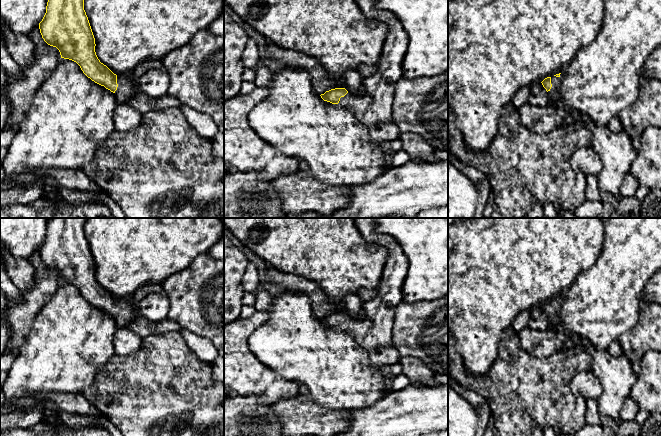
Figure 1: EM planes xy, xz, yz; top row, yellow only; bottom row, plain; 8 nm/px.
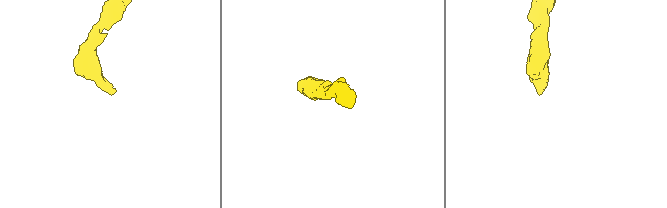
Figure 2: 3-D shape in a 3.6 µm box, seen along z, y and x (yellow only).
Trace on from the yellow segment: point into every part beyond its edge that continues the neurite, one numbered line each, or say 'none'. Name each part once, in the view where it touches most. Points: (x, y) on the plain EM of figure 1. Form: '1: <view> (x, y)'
1: xy (155, 306)

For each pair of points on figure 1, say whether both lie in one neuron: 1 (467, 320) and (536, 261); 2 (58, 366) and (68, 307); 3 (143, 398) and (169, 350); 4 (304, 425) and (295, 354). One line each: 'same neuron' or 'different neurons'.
1: same neuron
2: same neuron
3: same neuron
4: different neurons

